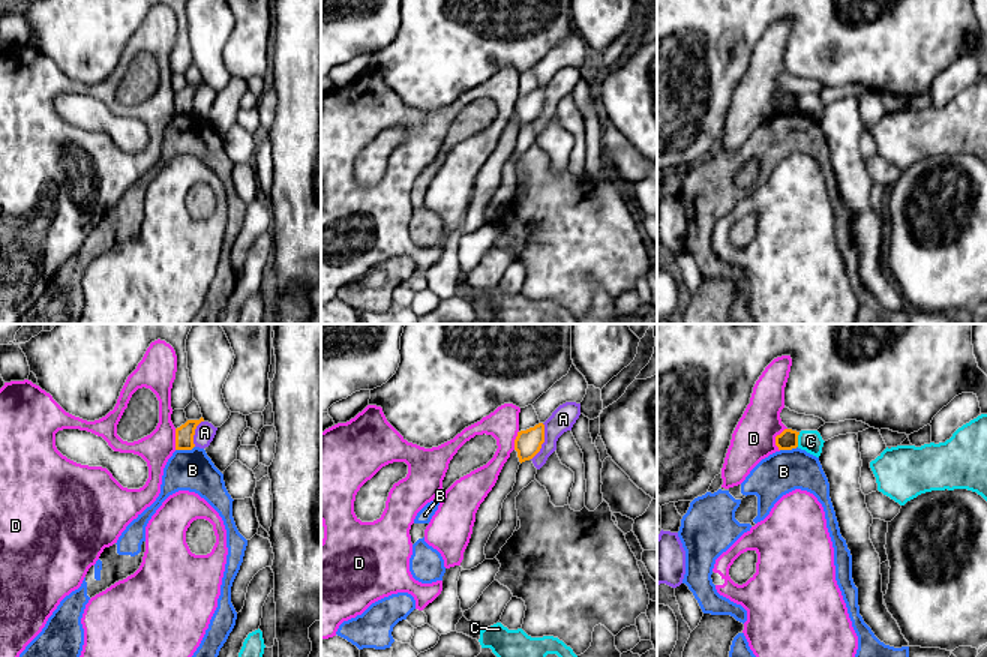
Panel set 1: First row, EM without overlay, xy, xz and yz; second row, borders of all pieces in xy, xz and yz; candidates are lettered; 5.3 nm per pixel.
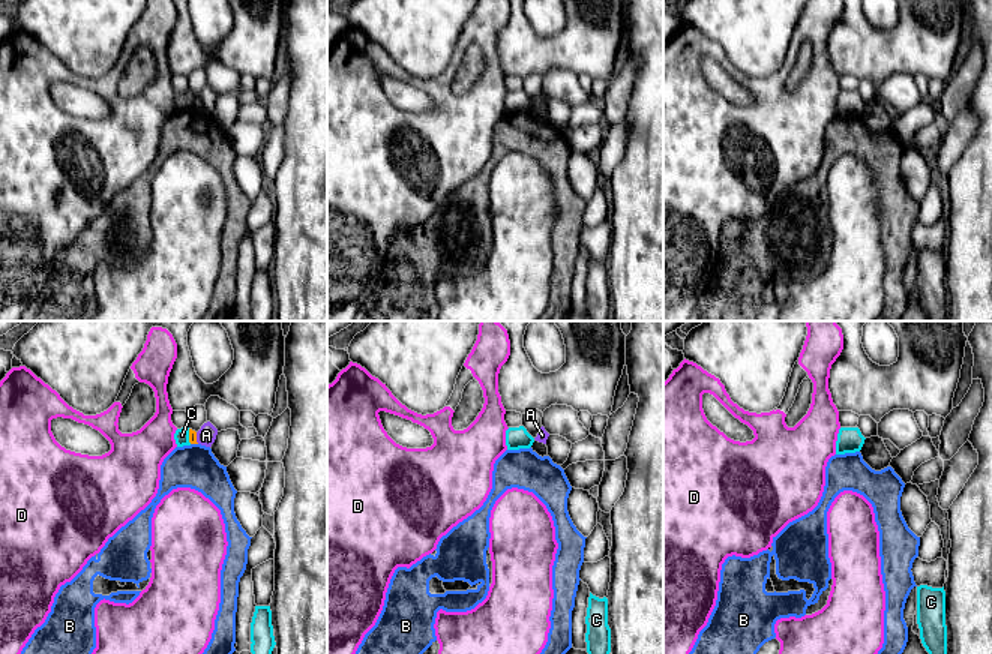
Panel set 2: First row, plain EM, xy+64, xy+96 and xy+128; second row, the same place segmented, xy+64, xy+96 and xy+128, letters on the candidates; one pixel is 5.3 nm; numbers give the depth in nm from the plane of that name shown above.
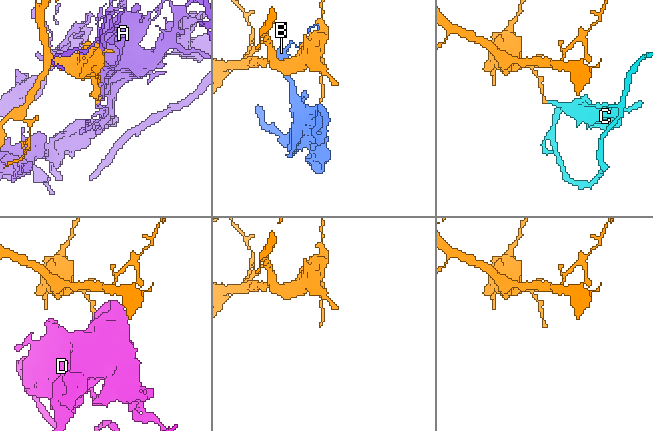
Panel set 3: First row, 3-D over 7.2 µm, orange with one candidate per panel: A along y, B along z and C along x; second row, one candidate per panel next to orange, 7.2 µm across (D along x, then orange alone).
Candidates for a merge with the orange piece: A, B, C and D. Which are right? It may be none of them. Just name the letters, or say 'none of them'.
none of them

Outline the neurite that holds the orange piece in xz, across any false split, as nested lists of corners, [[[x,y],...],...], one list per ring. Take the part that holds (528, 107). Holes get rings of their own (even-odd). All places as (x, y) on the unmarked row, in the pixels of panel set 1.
[[[538,87],[534,92],[518,96],[514,104],[514,114],[518,116],[519,126],[532,123],[544,106],[544,88]]]

